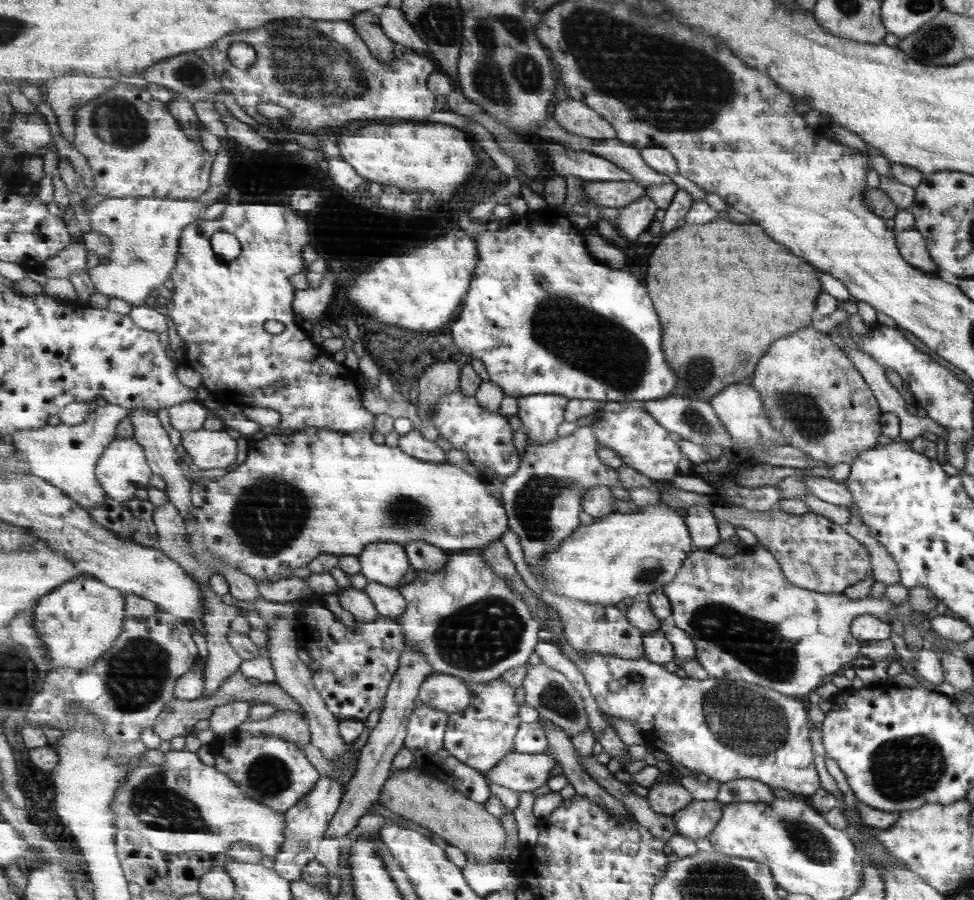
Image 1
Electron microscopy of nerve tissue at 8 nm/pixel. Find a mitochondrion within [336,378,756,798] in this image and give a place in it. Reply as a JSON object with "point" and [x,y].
{"point":[477,636]}

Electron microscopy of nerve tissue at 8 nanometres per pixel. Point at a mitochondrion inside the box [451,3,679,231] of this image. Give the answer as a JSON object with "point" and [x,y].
{"point":[504,61]}

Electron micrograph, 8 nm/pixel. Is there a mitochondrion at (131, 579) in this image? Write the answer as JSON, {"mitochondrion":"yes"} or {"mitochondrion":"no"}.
{"mitochondrion":"no"}

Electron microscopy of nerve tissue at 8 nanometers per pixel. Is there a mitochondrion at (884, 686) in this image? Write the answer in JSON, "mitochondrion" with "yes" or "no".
{"mitochondrion":"no"}

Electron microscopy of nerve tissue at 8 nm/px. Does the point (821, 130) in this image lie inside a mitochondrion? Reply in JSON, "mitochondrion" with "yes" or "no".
{"mitochondrion":"no"}

